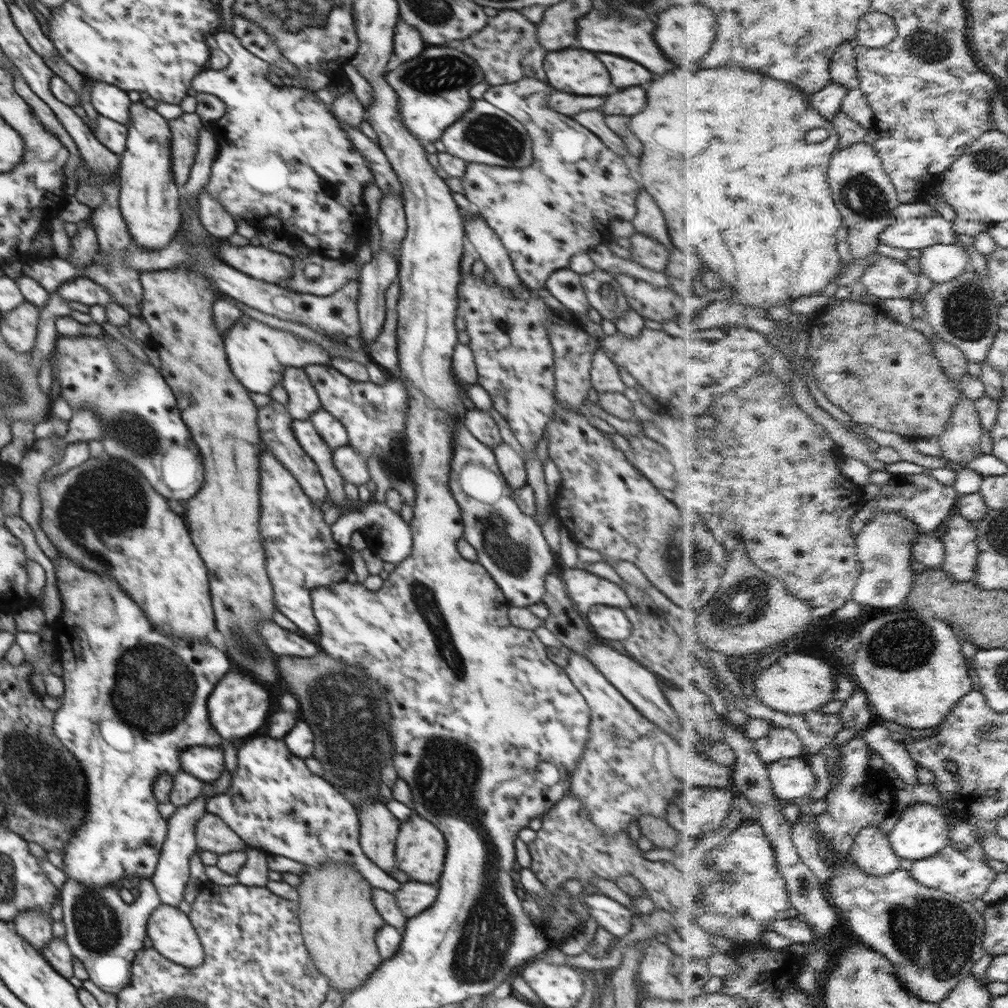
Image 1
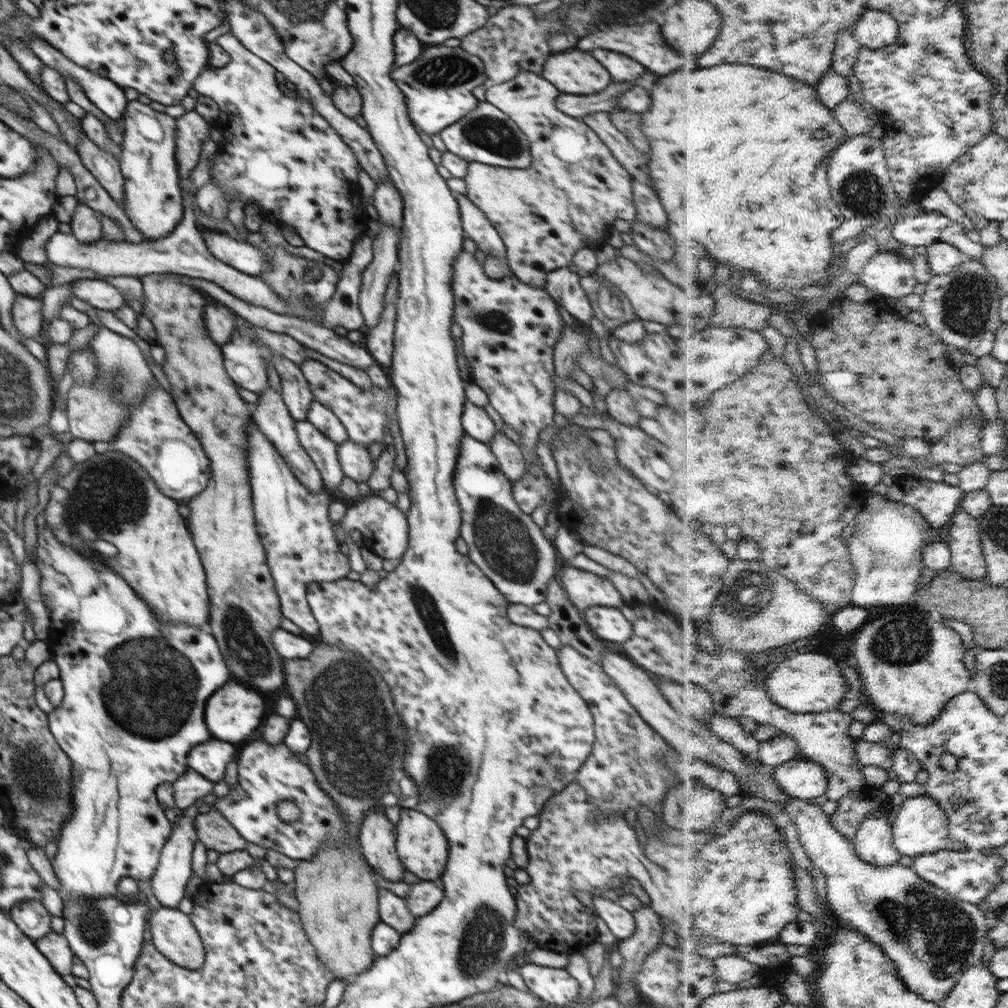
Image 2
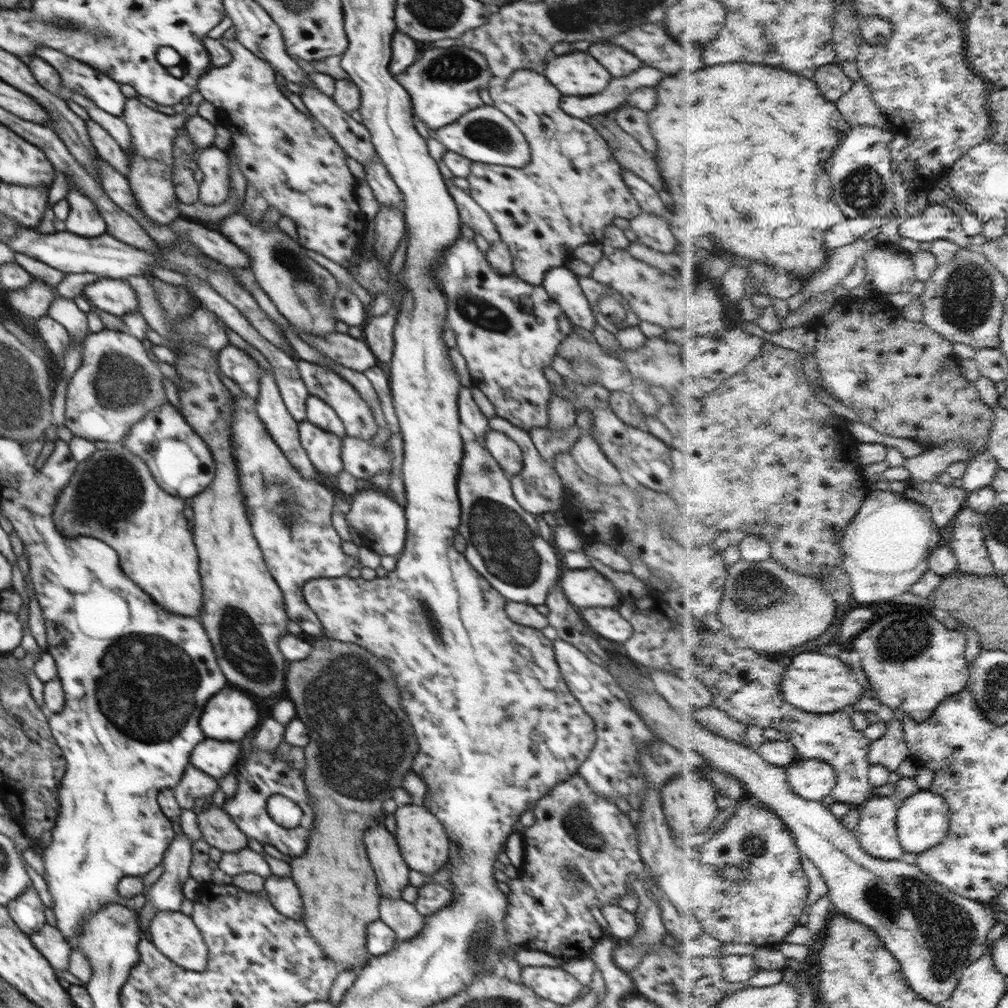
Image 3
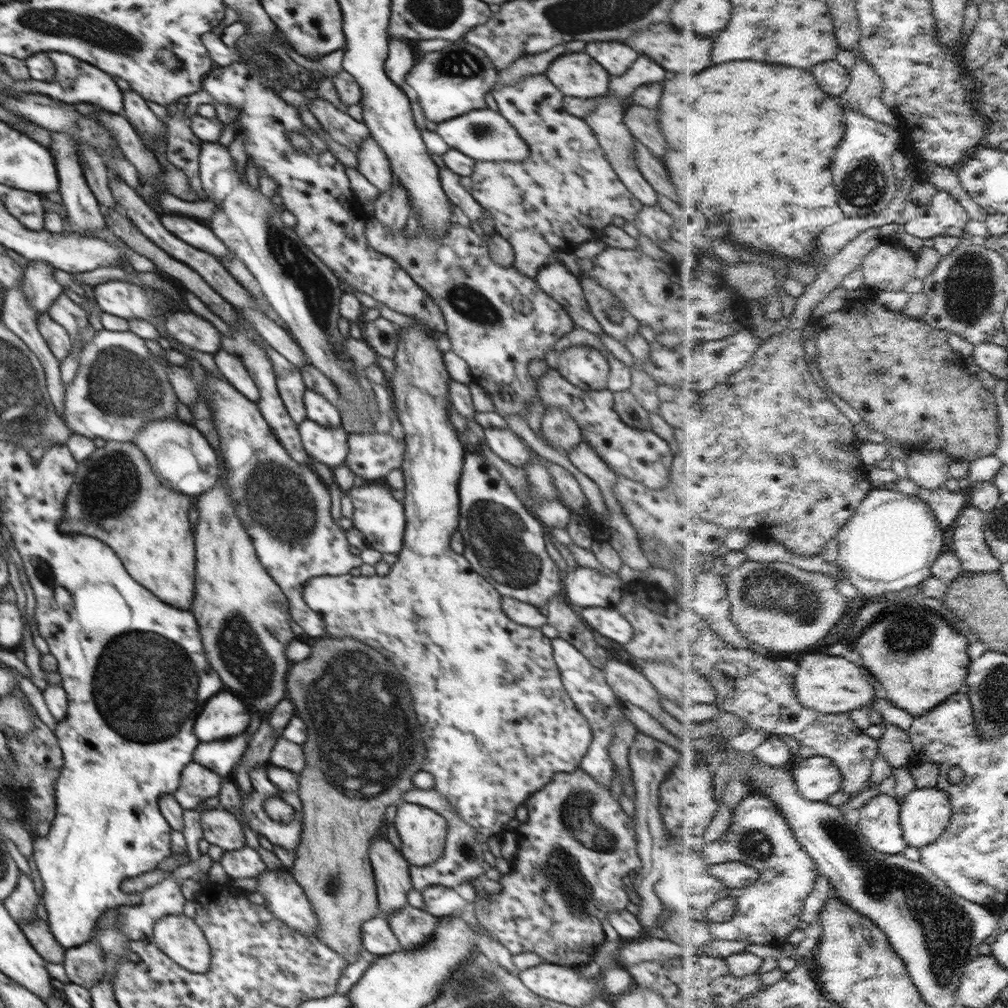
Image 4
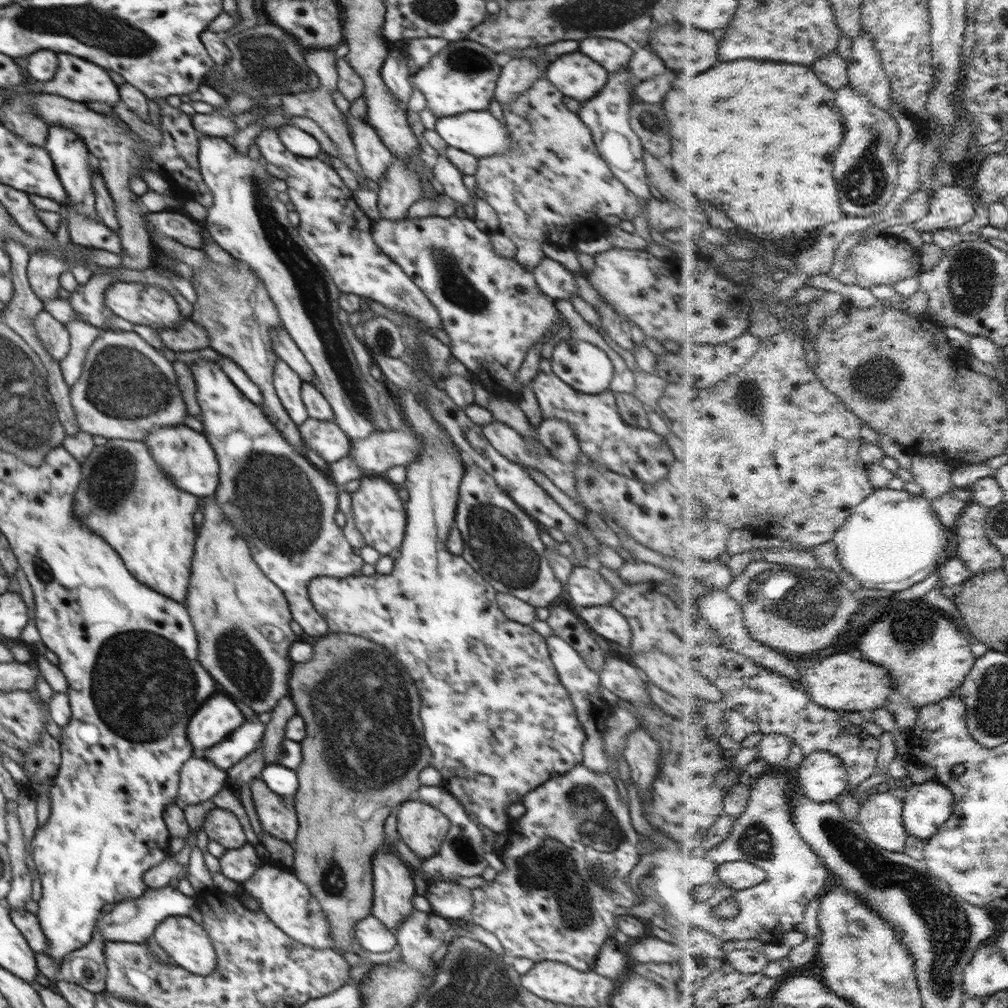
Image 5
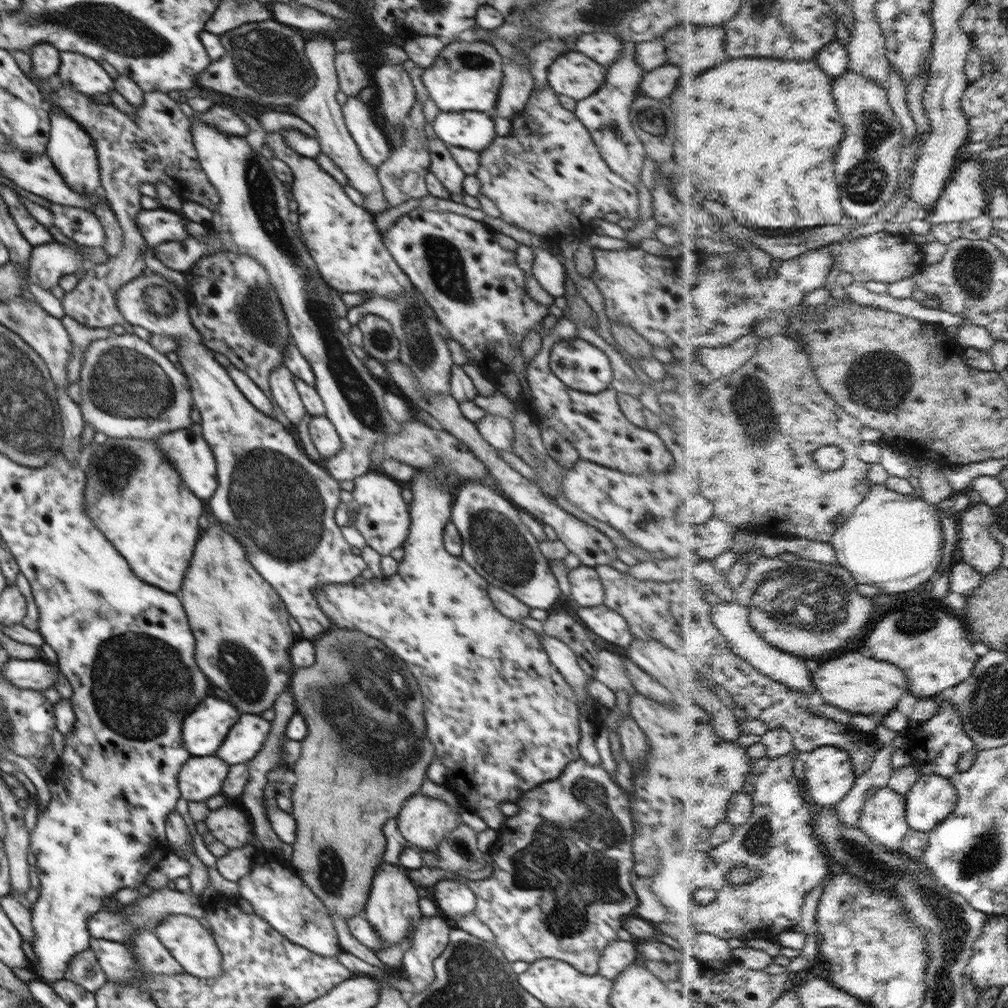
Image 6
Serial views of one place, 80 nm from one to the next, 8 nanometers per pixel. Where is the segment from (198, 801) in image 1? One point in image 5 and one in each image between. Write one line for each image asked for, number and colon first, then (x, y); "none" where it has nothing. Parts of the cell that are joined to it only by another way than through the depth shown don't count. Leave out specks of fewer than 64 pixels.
2: (170, 879)
3: (166, 894)
4: (137, 922)
5: (134, 920)

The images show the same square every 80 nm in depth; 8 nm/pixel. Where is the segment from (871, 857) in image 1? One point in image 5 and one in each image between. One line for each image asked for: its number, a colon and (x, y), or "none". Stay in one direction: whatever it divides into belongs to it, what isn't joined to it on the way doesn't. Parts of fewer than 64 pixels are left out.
2: (875, 841)
3: (879, 832)
4: (881, 818)
5: (883, 815)

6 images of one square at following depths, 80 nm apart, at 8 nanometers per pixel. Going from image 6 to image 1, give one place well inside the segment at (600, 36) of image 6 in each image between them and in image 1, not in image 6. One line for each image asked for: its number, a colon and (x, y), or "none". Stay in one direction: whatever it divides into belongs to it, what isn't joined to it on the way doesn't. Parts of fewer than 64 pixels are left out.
1: (624, 73)
2: (623, 69)
3: (618, 62)
4: (616, 58)
5: (613, 55)

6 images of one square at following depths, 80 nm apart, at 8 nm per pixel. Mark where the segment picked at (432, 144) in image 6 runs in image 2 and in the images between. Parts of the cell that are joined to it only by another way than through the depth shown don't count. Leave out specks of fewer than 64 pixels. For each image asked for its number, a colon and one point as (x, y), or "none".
2: (476, 226)
3: (471, 214)
4: (461, 196)
5: (446, 173)

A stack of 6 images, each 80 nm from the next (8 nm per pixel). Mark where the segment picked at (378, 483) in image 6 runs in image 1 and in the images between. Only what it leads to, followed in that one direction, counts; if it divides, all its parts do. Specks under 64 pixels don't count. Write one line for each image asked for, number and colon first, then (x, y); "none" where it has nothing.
1: (388, 535)
2: (385, 529)
3: (380, 522)
4: (380, 517)
5: (380, 515)

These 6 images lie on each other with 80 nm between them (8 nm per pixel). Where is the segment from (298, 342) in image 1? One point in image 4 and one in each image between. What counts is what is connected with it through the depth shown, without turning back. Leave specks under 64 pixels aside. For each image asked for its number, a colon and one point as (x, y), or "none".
2: (247, 362)
3: (237, 364)
4: (232, 367)

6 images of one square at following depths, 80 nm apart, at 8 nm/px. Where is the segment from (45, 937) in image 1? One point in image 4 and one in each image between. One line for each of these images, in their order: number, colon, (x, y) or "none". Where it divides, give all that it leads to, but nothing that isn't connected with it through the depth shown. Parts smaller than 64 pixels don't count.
2: (31, 917)
3: (27, 911)
4: (21, 904)

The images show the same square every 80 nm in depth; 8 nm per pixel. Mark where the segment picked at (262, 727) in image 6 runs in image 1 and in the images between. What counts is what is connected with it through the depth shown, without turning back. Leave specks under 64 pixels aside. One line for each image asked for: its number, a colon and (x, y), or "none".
1: (207, 764)
2: (211, 759)
3: (216, 758)
4: (221, 757)
5: (245, 739)

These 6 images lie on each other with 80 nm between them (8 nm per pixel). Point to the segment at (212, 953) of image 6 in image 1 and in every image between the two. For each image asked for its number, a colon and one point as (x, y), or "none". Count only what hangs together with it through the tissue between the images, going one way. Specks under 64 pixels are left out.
1: (172, 935)
2: (174, 935)
3: (174, 934)
4: (178, 936)
5: (185, 941)

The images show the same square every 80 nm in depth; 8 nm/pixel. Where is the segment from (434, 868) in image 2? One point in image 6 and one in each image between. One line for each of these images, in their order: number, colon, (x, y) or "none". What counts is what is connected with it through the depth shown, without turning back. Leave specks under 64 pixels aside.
3: (424, 845)
4: (423, 833)
5: (422, 828)
6: (424, 822)

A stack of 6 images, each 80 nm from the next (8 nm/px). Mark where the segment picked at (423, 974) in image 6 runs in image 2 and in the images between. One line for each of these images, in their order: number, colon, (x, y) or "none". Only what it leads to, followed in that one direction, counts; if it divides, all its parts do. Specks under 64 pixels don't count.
2: (393, 910)
3: (401, 916)
4: (413, 927)
5: (422, 936)

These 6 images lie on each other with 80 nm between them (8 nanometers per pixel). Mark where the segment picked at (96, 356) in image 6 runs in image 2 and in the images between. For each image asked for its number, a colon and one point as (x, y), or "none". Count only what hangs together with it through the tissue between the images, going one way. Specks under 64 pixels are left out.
2: (95, 411)
3: (118, 382)
4: (119, 386)
5: (127, 387)

